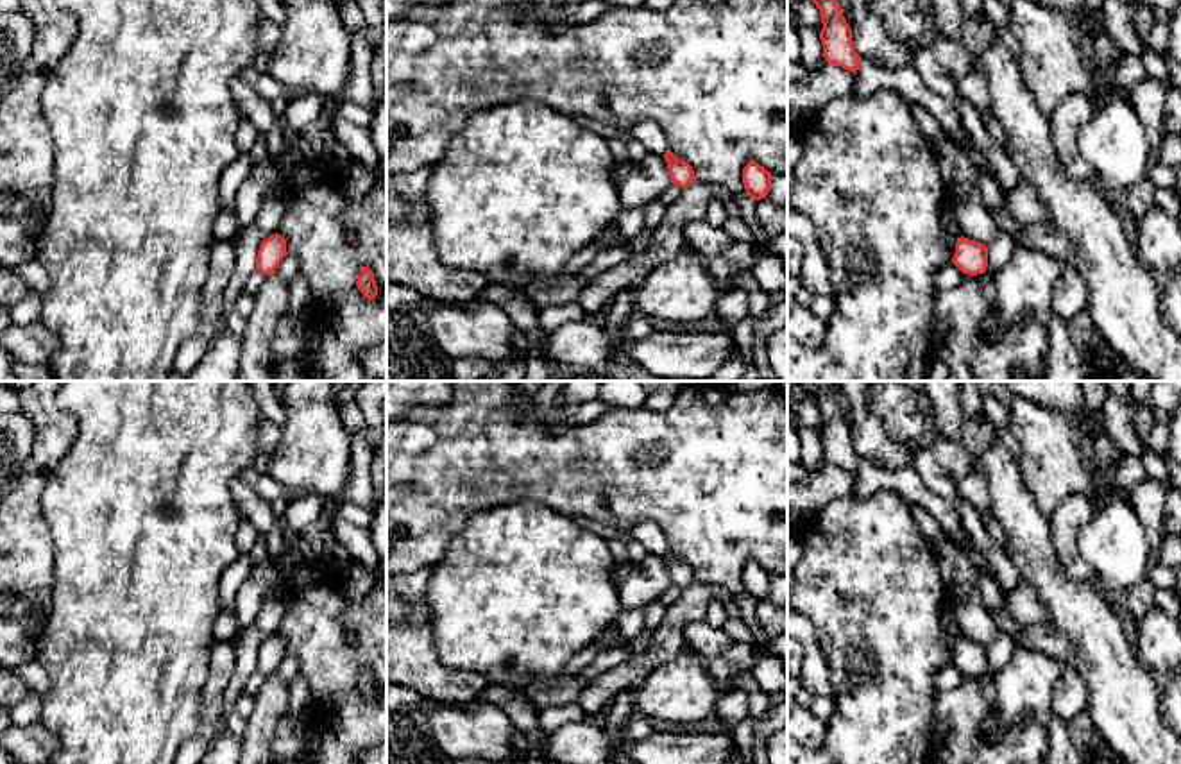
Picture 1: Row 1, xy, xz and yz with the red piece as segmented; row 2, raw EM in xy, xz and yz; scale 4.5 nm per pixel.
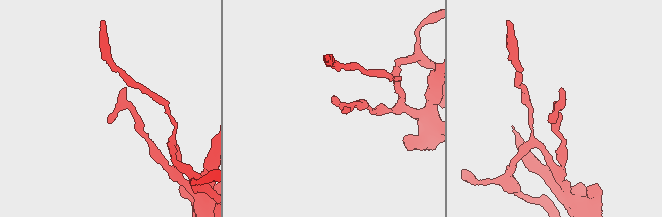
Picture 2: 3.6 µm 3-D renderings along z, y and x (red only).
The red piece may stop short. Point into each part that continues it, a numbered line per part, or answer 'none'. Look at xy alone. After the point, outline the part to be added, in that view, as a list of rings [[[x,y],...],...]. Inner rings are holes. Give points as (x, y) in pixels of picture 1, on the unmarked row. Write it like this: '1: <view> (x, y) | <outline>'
none

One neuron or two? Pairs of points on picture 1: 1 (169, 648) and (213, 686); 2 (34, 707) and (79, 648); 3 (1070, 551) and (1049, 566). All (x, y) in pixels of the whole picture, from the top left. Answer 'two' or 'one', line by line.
1: two
2: two
3: two

